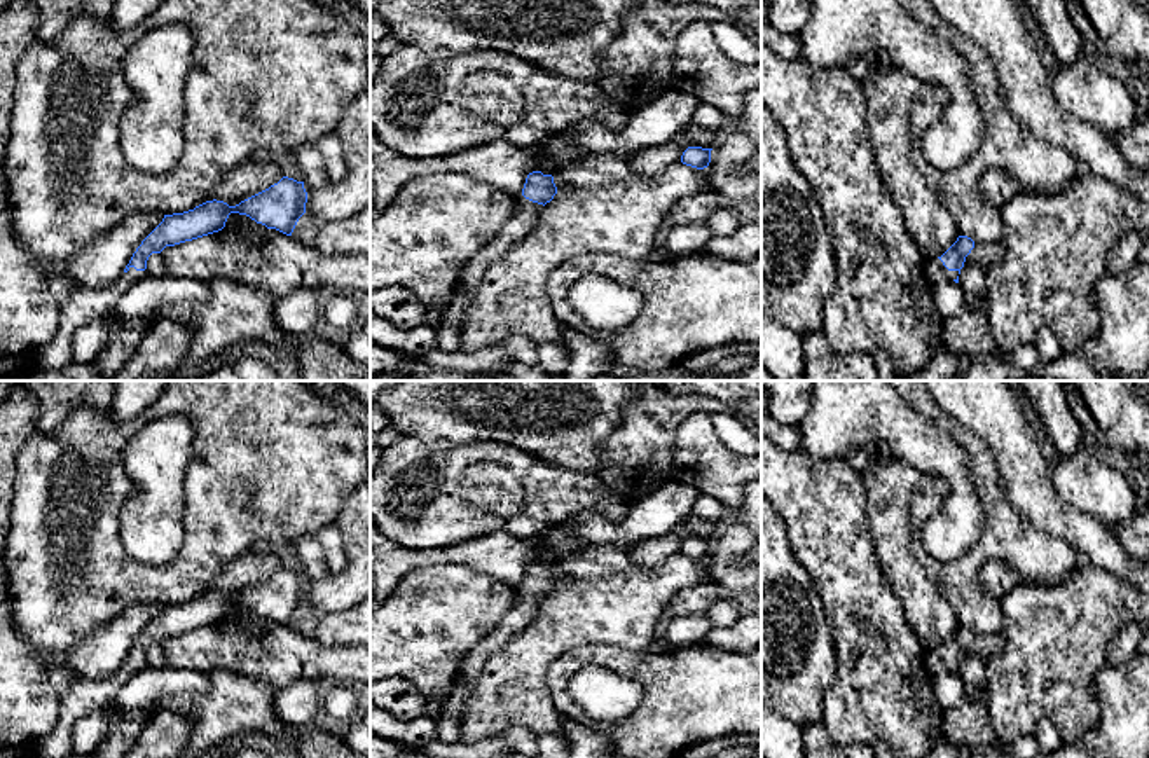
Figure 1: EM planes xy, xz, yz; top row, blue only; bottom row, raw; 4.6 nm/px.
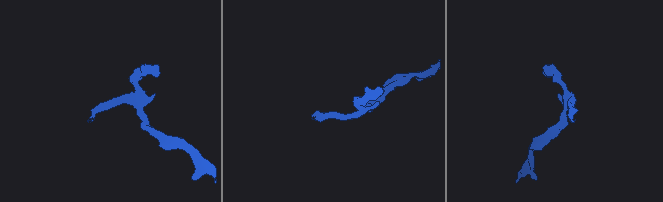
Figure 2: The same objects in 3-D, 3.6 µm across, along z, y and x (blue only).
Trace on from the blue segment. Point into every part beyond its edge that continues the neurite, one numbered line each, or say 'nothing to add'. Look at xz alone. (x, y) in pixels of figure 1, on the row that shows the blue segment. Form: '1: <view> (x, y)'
1: xz (516, 227)

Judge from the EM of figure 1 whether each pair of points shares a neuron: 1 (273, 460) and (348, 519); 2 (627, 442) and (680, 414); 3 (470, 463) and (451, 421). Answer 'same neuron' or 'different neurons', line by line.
1: different neurons
2: same neuron
3: different neurons

